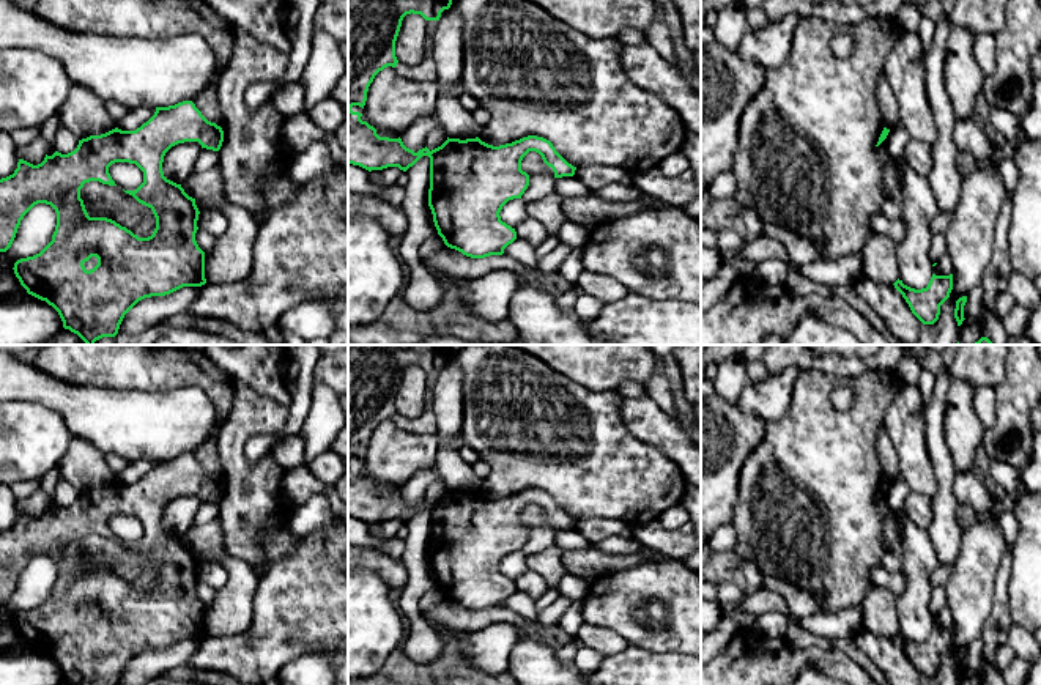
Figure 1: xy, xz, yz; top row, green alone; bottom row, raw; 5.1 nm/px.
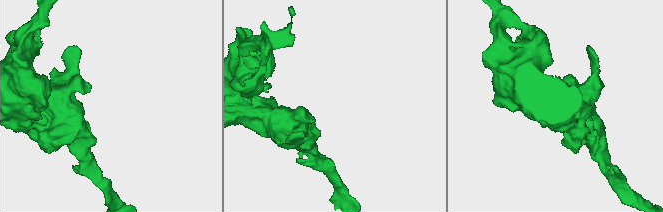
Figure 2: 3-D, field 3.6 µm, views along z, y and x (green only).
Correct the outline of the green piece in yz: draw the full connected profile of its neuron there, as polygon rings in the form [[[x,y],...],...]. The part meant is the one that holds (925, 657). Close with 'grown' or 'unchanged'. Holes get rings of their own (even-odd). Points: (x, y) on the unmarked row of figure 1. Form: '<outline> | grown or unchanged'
[[[932,627],[928,639],[921,642],[910,641],[899,631],[893,638],[909,657],[912,666],[923,677],[934,677],[939,672],[940,658],[950,650],[953,642],[953,627]]] | unchanged

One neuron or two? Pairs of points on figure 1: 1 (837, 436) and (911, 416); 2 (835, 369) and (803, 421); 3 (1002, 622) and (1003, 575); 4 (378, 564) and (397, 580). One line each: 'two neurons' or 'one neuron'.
1: two neurons
2: two neurons
3: one neuron
4: one neuron

